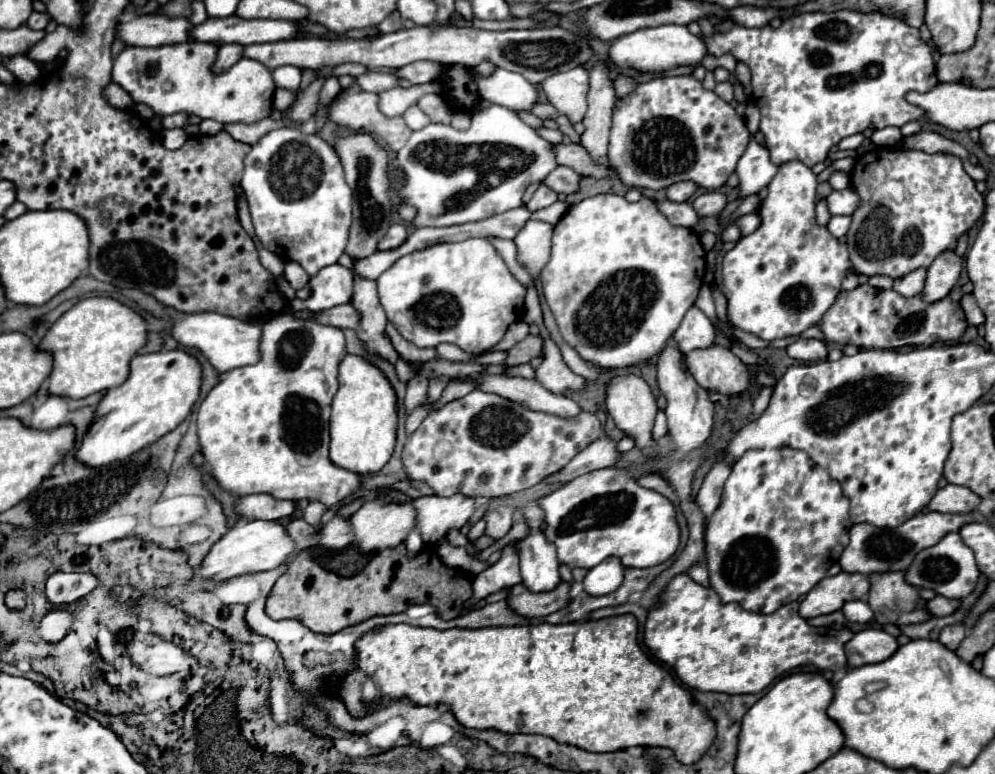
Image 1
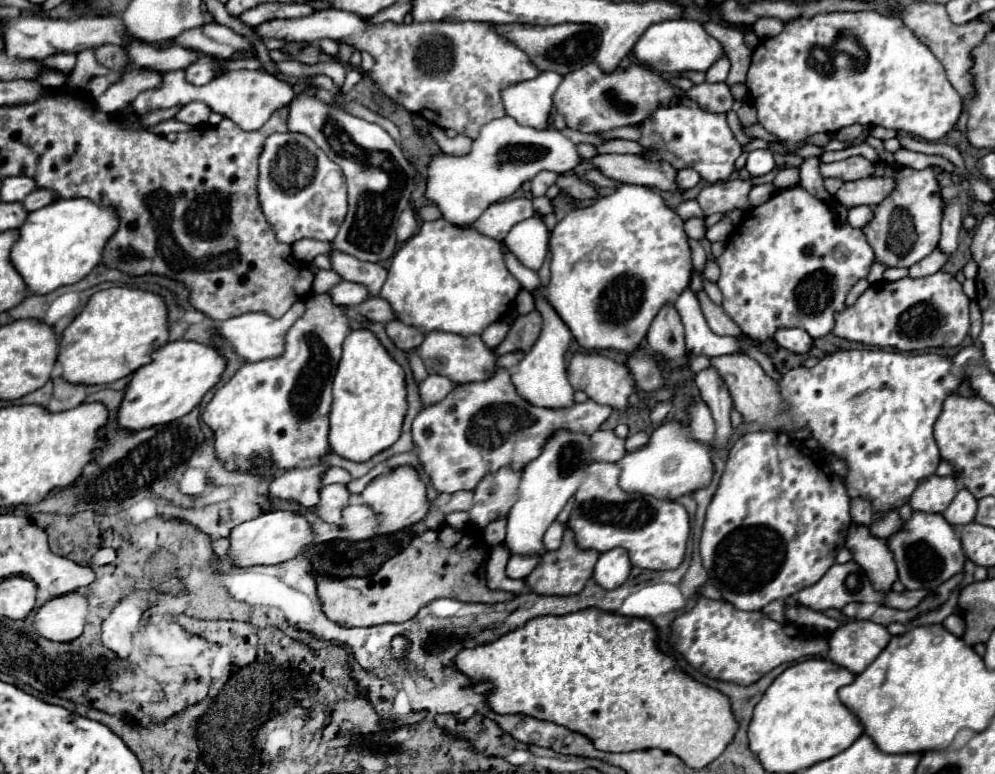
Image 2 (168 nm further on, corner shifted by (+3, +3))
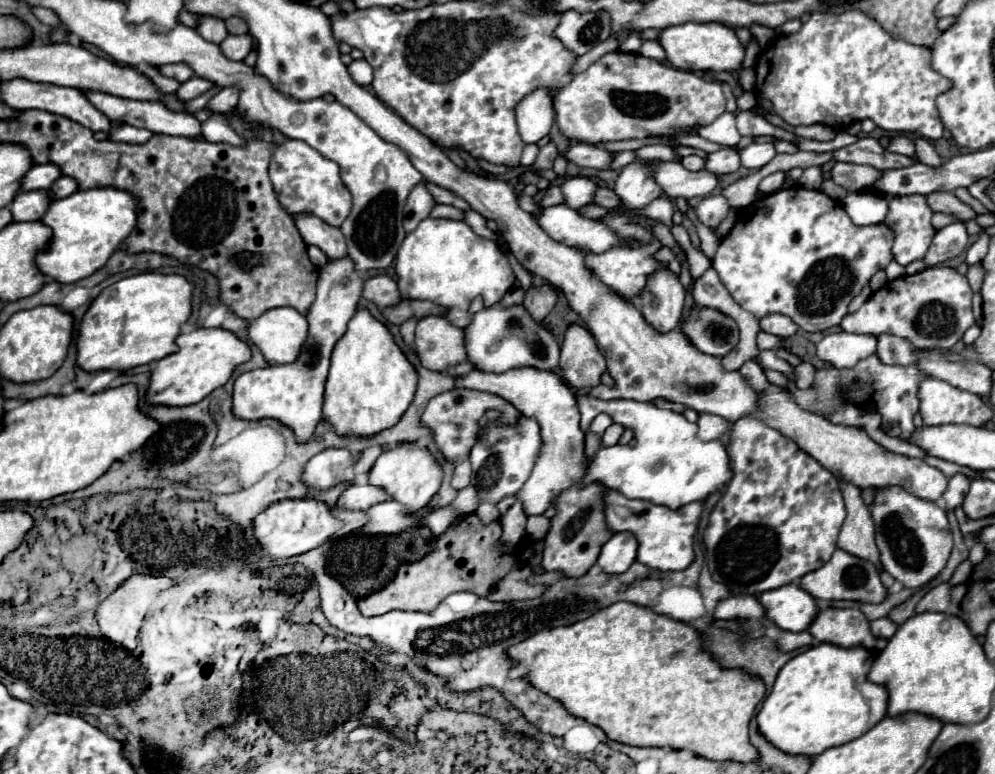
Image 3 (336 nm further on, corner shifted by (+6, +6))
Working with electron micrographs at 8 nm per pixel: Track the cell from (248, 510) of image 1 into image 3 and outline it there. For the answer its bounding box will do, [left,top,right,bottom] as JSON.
[302,448,354,488]

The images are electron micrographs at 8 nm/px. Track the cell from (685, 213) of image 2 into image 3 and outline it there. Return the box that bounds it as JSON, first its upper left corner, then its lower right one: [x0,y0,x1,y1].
[696,194,732,230]

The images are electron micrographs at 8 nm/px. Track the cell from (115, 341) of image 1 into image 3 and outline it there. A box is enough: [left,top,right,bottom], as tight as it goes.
[78,272,194,370]

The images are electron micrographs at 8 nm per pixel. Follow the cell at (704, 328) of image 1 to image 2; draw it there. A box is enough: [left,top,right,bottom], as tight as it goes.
[675,289,741,357]

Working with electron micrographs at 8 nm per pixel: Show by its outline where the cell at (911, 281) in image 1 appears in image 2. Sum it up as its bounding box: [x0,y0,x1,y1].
[909,249,947,279]

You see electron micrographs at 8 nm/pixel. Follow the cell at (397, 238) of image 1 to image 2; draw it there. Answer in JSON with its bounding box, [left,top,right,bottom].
[397,209,417,243]

